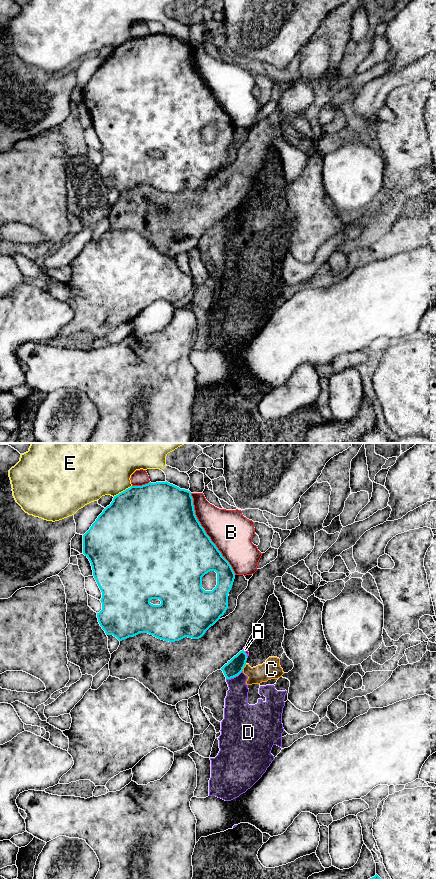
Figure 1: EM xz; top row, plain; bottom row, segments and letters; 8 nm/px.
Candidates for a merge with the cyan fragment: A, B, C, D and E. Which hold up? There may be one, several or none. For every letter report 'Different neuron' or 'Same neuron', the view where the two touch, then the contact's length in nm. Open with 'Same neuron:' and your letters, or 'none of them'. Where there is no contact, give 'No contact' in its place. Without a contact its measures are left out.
Same neuron: none of them
A: Different neuron. Touches cyan in xz. Shared border 80 nm
B: Different neuron. Touches cyan in xz. Shared border 750 nm
C: Different neuron. Touches cyan in xz. Shared border 70 nm
D: Different neuron. Touches cyan in xz. Shared border 150 nm
E: Different neuron. Touches cyan in xz. Shared border 180 nm

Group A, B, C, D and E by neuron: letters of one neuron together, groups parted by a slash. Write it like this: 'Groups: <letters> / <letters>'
Groups: A C D / B / E

